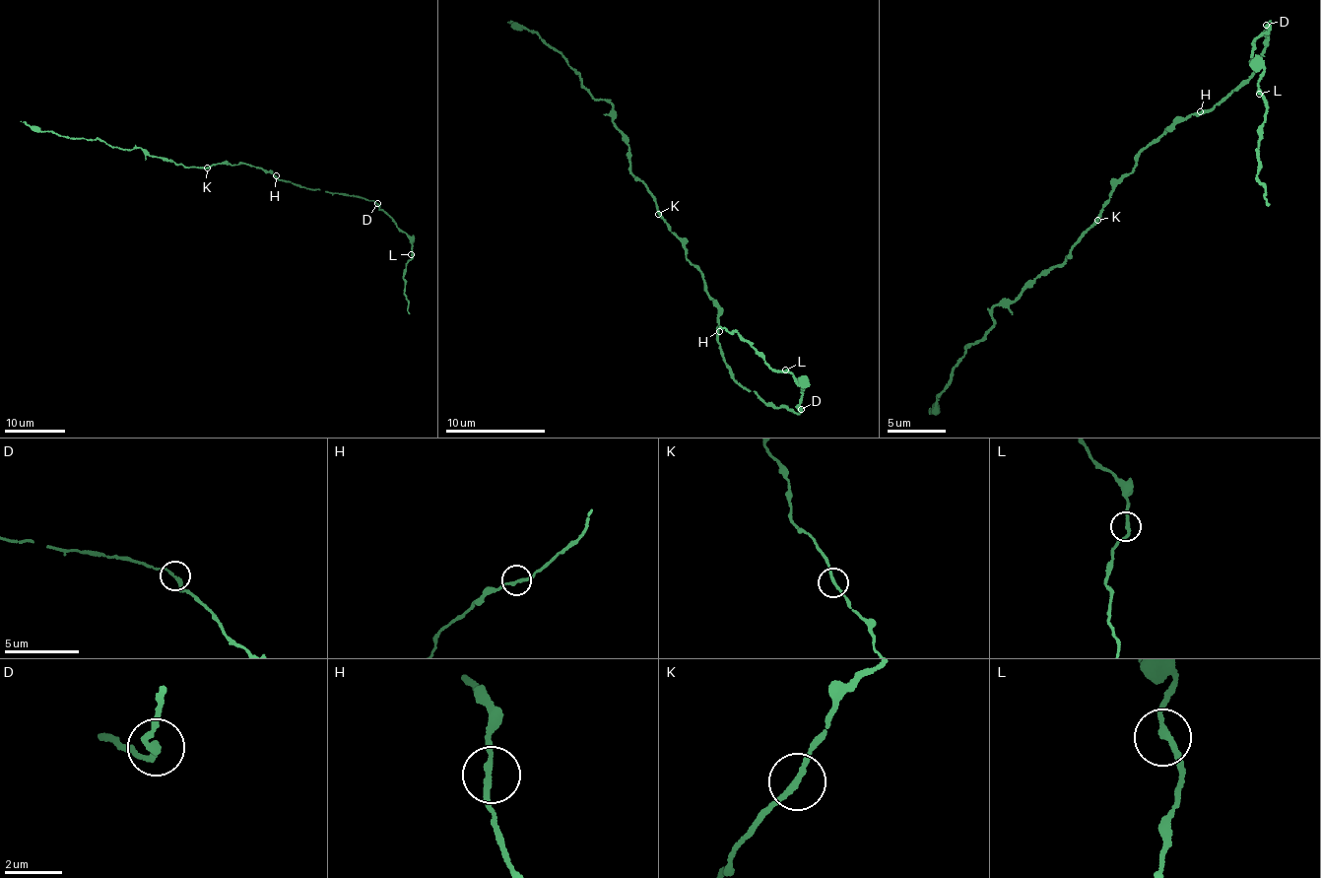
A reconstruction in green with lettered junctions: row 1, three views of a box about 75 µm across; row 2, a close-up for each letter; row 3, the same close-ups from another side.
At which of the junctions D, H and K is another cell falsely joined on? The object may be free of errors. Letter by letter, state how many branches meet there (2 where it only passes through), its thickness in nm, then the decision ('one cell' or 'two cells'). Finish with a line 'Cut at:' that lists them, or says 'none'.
D: 2 branches meet; 200 nm thick; one cell
H: 2 branches meet; 190 nm thick; one cell
K: 2 branches meet; 190 nm thick; one cell
Cut at: none

